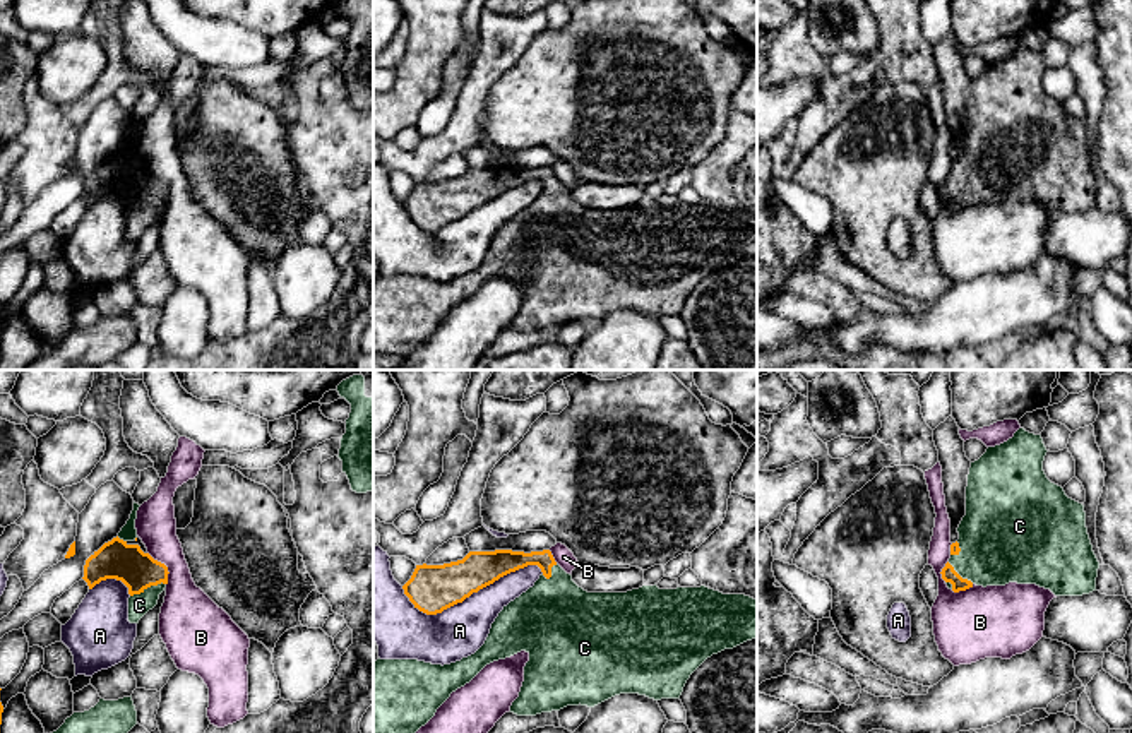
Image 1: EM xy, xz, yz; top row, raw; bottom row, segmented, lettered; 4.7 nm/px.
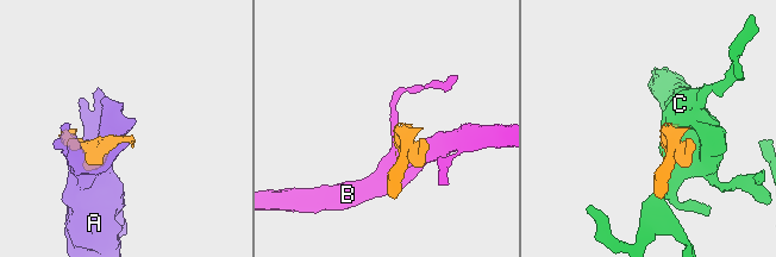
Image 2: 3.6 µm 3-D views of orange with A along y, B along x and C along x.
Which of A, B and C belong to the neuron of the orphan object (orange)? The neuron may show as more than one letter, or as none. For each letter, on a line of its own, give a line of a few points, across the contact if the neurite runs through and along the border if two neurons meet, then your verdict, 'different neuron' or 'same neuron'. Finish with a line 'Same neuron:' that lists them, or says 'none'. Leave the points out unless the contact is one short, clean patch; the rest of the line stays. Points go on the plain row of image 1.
A: different neuron
B: line xy (148, 168), (166, 184), (166, 201); different neuron
C: same neuron
Same neuron: C

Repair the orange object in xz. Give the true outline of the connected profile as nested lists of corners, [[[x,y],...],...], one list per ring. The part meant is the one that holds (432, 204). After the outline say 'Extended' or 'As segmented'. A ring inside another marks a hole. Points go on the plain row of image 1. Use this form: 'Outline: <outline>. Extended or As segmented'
Outline: [[[550,166],[469,168],[457,178],[416,182],[402,206],[414,224],[437,231],[527,182],[538,182],[543,190],[533,204],[503,223],[474,271],[444,283],[418,276],[373,277],[373,353],[406,358],[486,281],[521,267],[529,271],[529,277],[510,329],[536,332],[567,322],[594,324],[620,310],[680,315],[687,296],[707,274],[757,255],[757,216],[750,212],[723,211],[706,202],[659,206],[656,200],[627,209],[587,209],[555,178]]]. Extended

